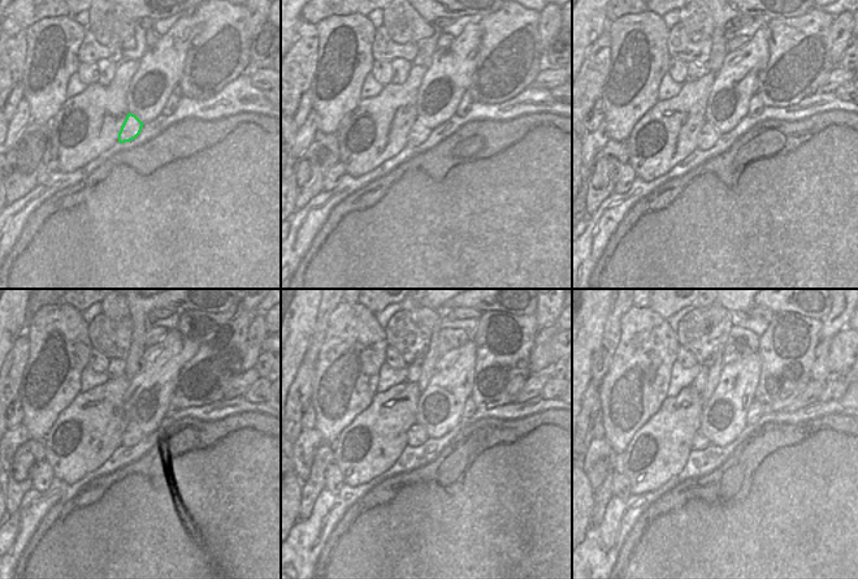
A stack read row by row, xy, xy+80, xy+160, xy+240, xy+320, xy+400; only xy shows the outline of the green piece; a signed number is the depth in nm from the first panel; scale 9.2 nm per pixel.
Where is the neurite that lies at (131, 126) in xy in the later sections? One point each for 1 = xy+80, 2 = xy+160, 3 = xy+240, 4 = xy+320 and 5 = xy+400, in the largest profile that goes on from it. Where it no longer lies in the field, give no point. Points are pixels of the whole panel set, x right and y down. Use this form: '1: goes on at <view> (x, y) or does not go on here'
1: goes on at xy+80 (419, 133)
2: goes on at xy+160 (707, 137)
3: goes on at xy+240 (133, 435)
4: goes on at xy+320 (416, 435)
5: goes on at xy+400 (700, 441)

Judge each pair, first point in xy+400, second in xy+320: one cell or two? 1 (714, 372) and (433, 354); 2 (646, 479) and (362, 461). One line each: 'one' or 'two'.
1: one
2: one

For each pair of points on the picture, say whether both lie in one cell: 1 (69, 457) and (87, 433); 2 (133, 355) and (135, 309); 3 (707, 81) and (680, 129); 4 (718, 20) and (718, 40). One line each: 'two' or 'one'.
1: one
2: one
3: one
4: one

